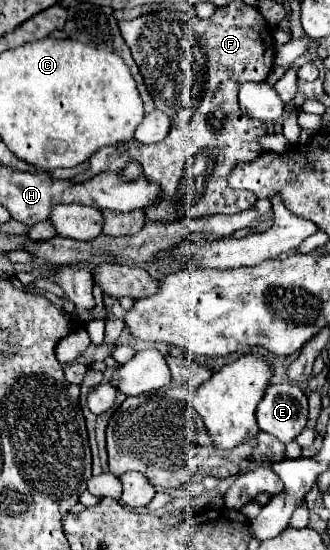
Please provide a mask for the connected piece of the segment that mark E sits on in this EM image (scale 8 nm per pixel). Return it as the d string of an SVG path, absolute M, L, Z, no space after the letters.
M270 384L258 404L256 418L260 430L274 434L282 444L288 444L306 426L308 398L296 384Z

